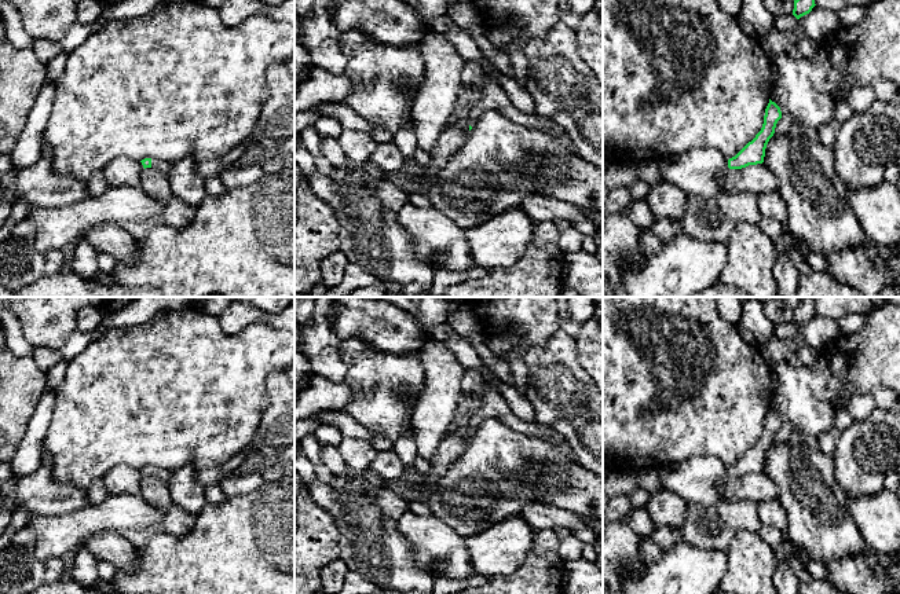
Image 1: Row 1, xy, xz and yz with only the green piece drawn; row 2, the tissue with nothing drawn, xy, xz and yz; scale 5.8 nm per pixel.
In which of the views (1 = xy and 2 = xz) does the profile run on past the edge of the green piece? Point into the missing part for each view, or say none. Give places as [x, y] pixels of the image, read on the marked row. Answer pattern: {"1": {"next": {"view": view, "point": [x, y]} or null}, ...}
{"1": {"next": {"view": "xy", "point": [163, 165]}}, "2": {"next": null}}

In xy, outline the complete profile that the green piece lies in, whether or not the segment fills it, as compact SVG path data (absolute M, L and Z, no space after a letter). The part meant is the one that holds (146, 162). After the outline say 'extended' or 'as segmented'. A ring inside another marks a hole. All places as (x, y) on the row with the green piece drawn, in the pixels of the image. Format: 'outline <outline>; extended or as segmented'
outline M144 158L140 161L143 168L156 168L160 169L165 173L169 173L173 168L173 162L165 161L165 160L158 160L158 158Z; extended

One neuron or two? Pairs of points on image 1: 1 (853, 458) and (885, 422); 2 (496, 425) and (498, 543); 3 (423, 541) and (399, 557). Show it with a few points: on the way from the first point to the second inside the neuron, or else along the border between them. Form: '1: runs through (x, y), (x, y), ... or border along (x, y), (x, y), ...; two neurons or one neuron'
1: runs through (862, 450), (881, 431); one neuron
2: border along (516, 516), (468, 535); two neurons
3: border along (395, 521), (412, 547), (412, 558), (432, 574); two neurons

